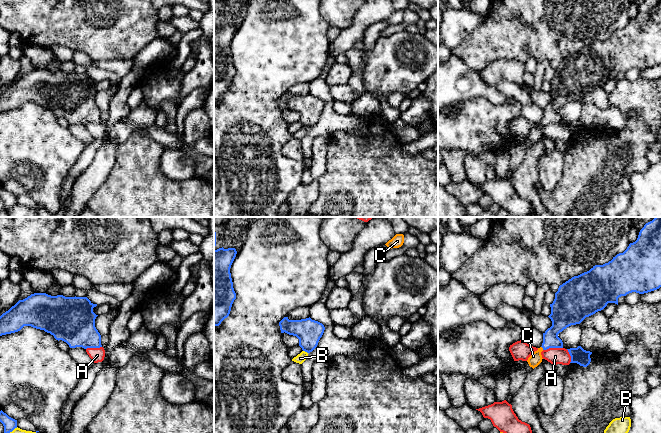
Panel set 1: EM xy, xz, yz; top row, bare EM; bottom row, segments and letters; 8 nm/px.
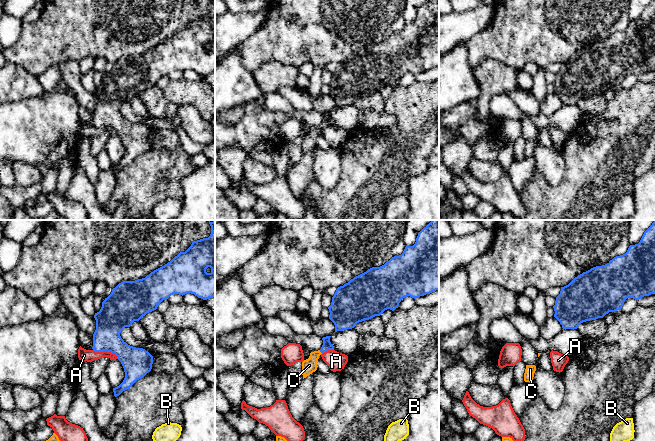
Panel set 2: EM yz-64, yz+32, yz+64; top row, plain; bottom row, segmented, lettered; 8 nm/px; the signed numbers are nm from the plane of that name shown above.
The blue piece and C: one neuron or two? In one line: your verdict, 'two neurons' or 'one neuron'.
one neuron

